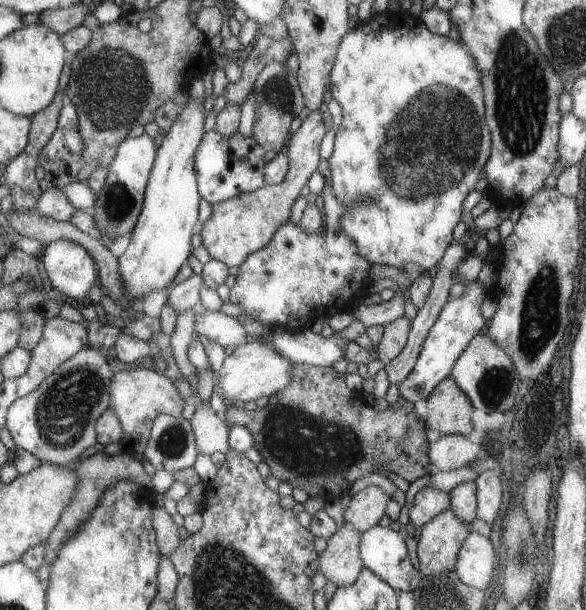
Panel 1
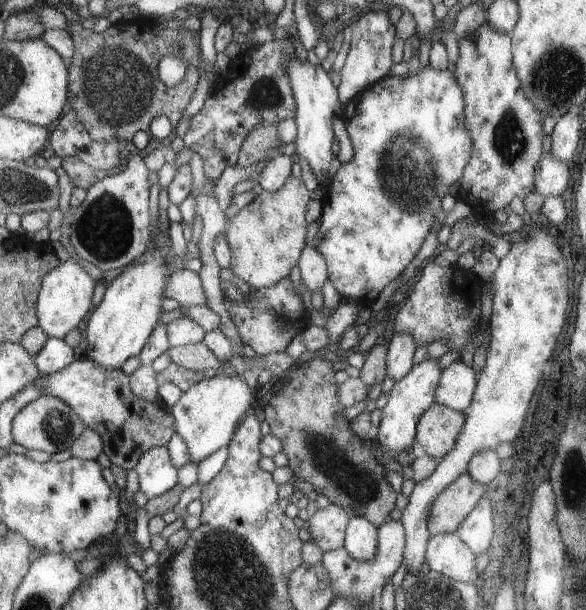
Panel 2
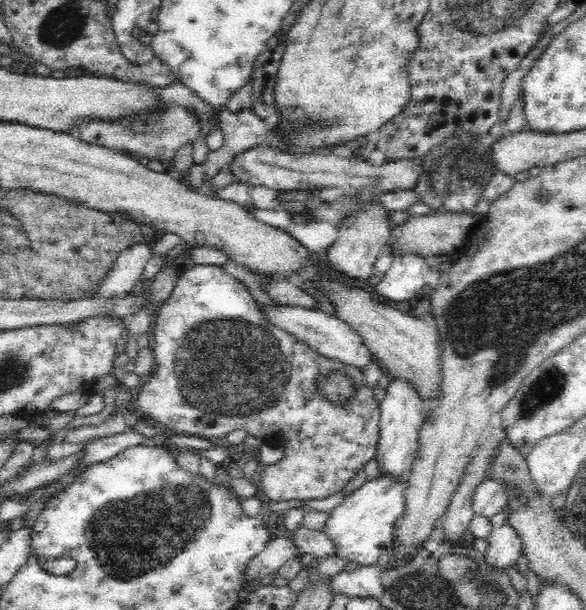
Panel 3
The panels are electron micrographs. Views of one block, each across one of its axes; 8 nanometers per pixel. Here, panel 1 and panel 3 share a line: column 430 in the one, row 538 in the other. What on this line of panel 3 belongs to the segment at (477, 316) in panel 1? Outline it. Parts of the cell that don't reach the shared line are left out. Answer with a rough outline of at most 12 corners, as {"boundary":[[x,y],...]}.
{"boundary":[[380,474],[332,508],[333,555],[366,566],[390,554],[407,481]]}

